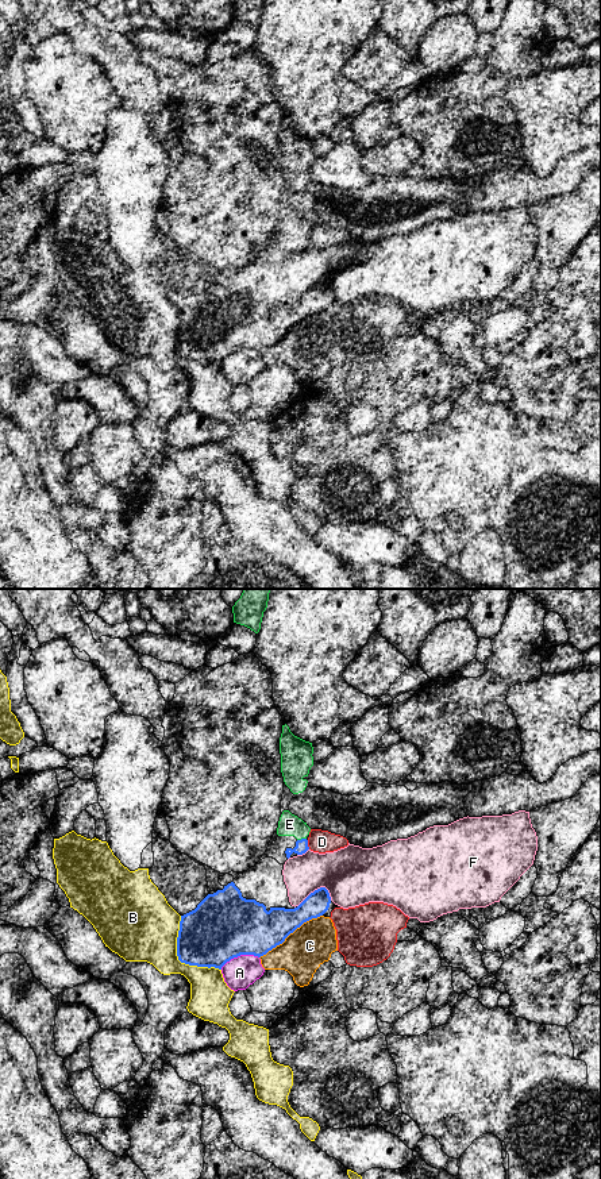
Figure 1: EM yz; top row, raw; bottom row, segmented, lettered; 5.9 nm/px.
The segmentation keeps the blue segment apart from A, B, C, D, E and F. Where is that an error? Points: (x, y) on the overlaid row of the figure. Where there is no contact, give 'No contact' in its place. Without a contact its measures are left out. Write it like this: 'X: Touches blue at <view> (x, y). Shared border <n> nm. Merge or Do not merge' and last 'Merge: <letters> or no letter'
A: Touches blue at yz (239, 955). Shared border 240 nm. Do not merge
B: Touches blue at yz (178, 959). Shared border 400 nm. Do not merge
C: Touches blue at yz (291, 932). Shared border 460 nm. Do not merge
D: Touches blue at yz (307, 844). Shared border 60 nm. Do not merge
E: Touches blue at yz (301, 839). Shared border 60 nm. Merge
F: Touches blue at yz (315, 890). Shared border 220 nm. Do not merge
Merge: E

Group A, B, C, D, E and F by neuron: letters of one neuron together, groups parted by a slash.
A / B / C / D / E / F

